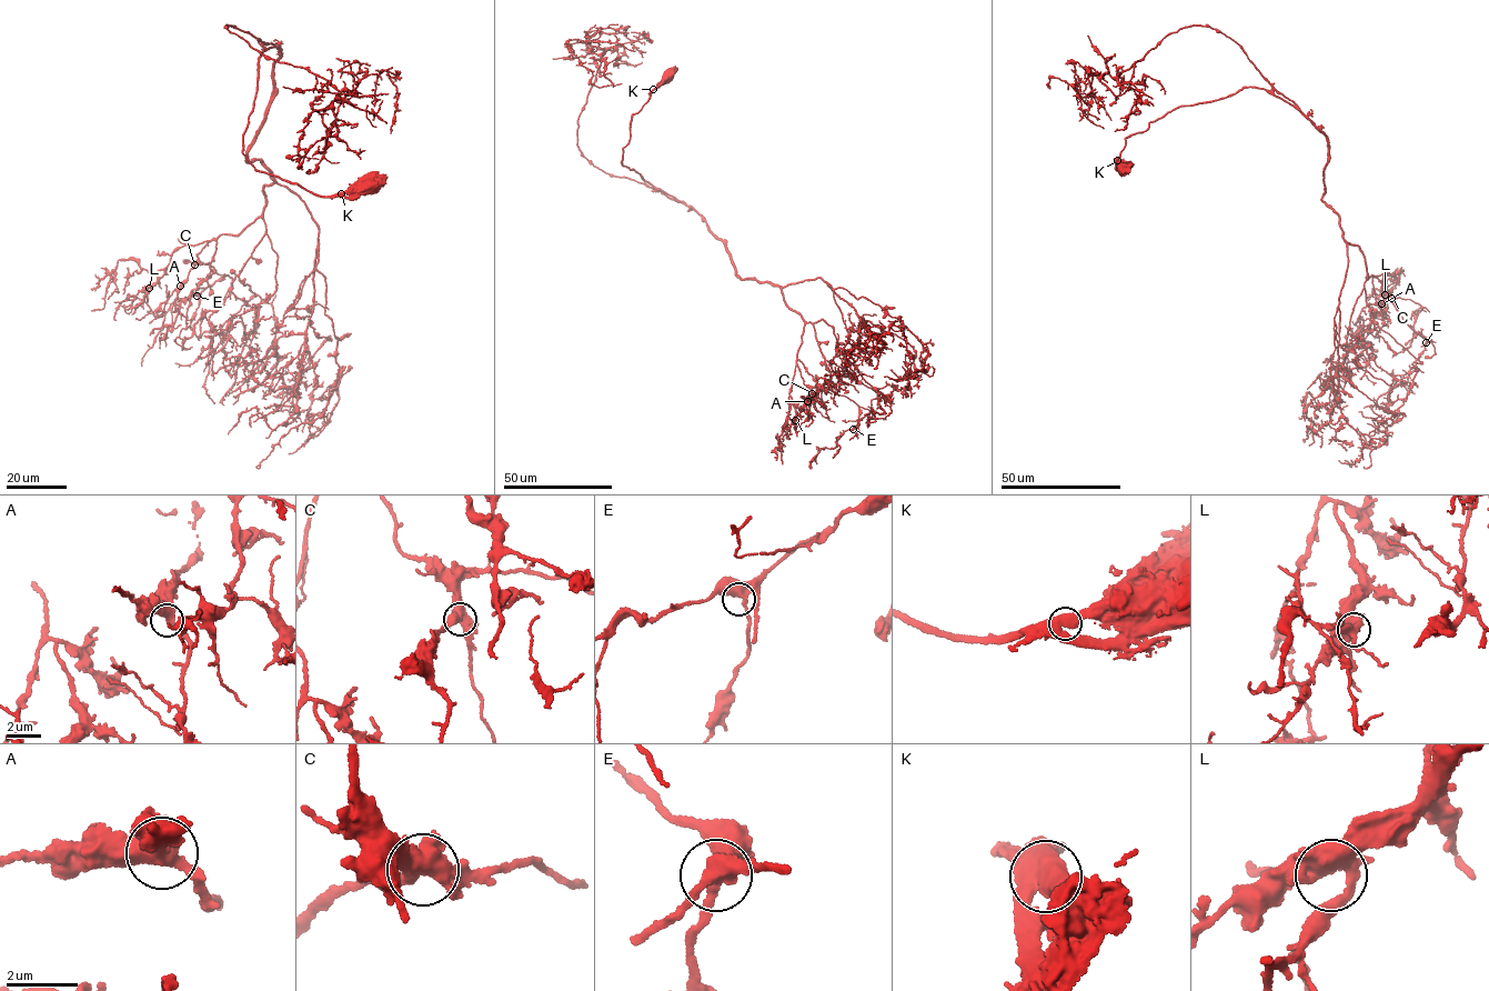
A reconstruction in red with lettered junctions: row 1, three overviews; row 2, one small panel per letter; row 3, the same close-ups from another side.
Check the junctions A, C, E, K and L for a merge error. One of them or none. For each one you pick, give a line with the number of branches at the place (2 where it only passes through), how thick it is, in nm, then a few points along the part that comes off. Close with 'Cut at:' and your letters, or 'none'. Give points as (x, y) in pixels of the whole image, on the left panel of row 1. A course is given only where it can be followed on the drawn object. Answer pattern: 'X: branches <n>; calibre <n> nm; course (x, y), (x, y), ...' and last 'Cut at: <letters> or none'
Cut at: none

